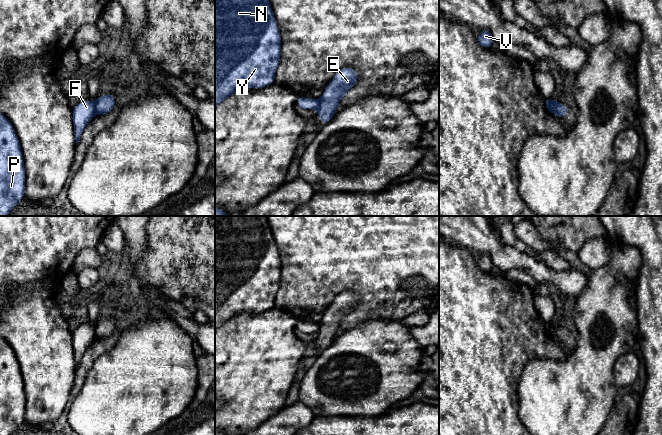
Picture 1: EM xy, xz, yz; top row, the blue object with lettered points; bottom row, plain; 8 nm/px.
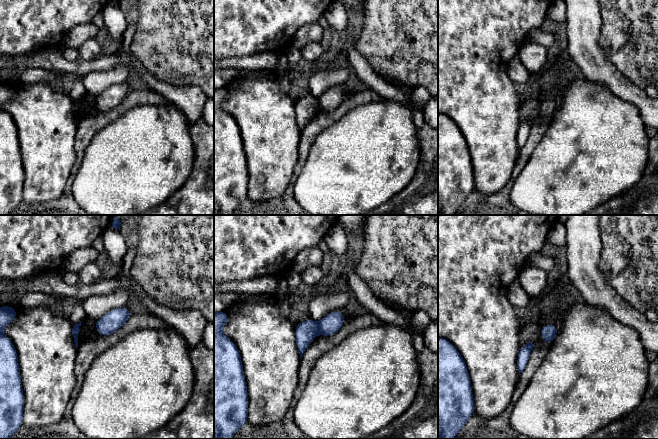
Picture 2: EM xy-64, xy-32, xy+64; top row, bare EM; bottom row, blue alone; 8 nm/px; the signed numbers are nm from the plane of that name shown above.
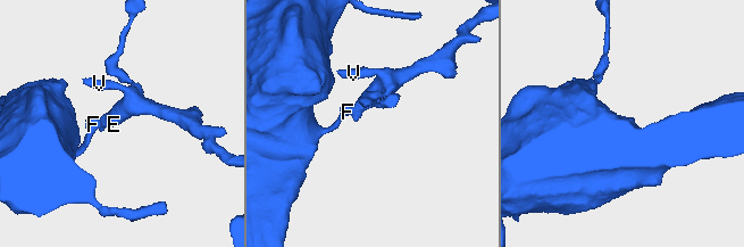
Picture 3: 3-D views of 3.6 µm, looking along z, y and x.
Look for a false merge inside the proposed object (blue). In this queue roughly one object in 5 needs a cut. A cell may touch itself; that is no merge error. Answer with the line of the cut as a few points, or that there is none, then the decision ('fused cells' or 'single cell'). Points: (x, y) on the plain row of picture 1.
xy (94, 327), (96, 337) | fused cells

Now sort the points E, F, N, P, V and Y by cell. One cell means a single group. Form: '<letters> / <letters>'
E V / F N P Y

